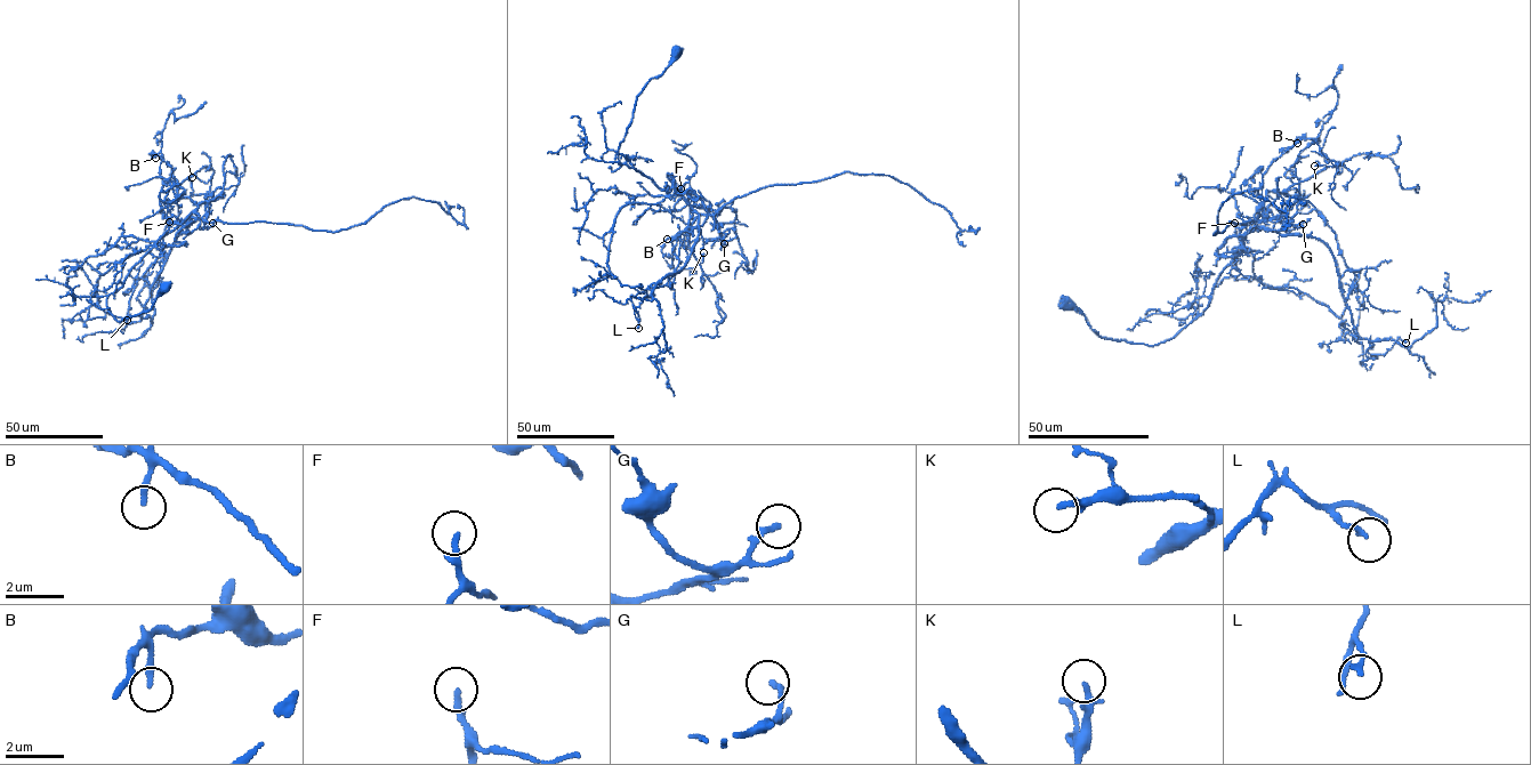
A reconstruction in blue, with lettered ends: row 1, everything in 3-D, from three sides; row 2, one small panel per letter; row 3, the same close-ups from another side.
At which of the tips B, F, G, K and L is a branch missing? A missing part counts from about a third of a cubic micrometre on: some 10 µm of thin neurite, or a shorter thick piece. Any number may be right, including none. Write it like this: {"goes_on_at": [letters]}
{"goes_on_at": ["F"]}

